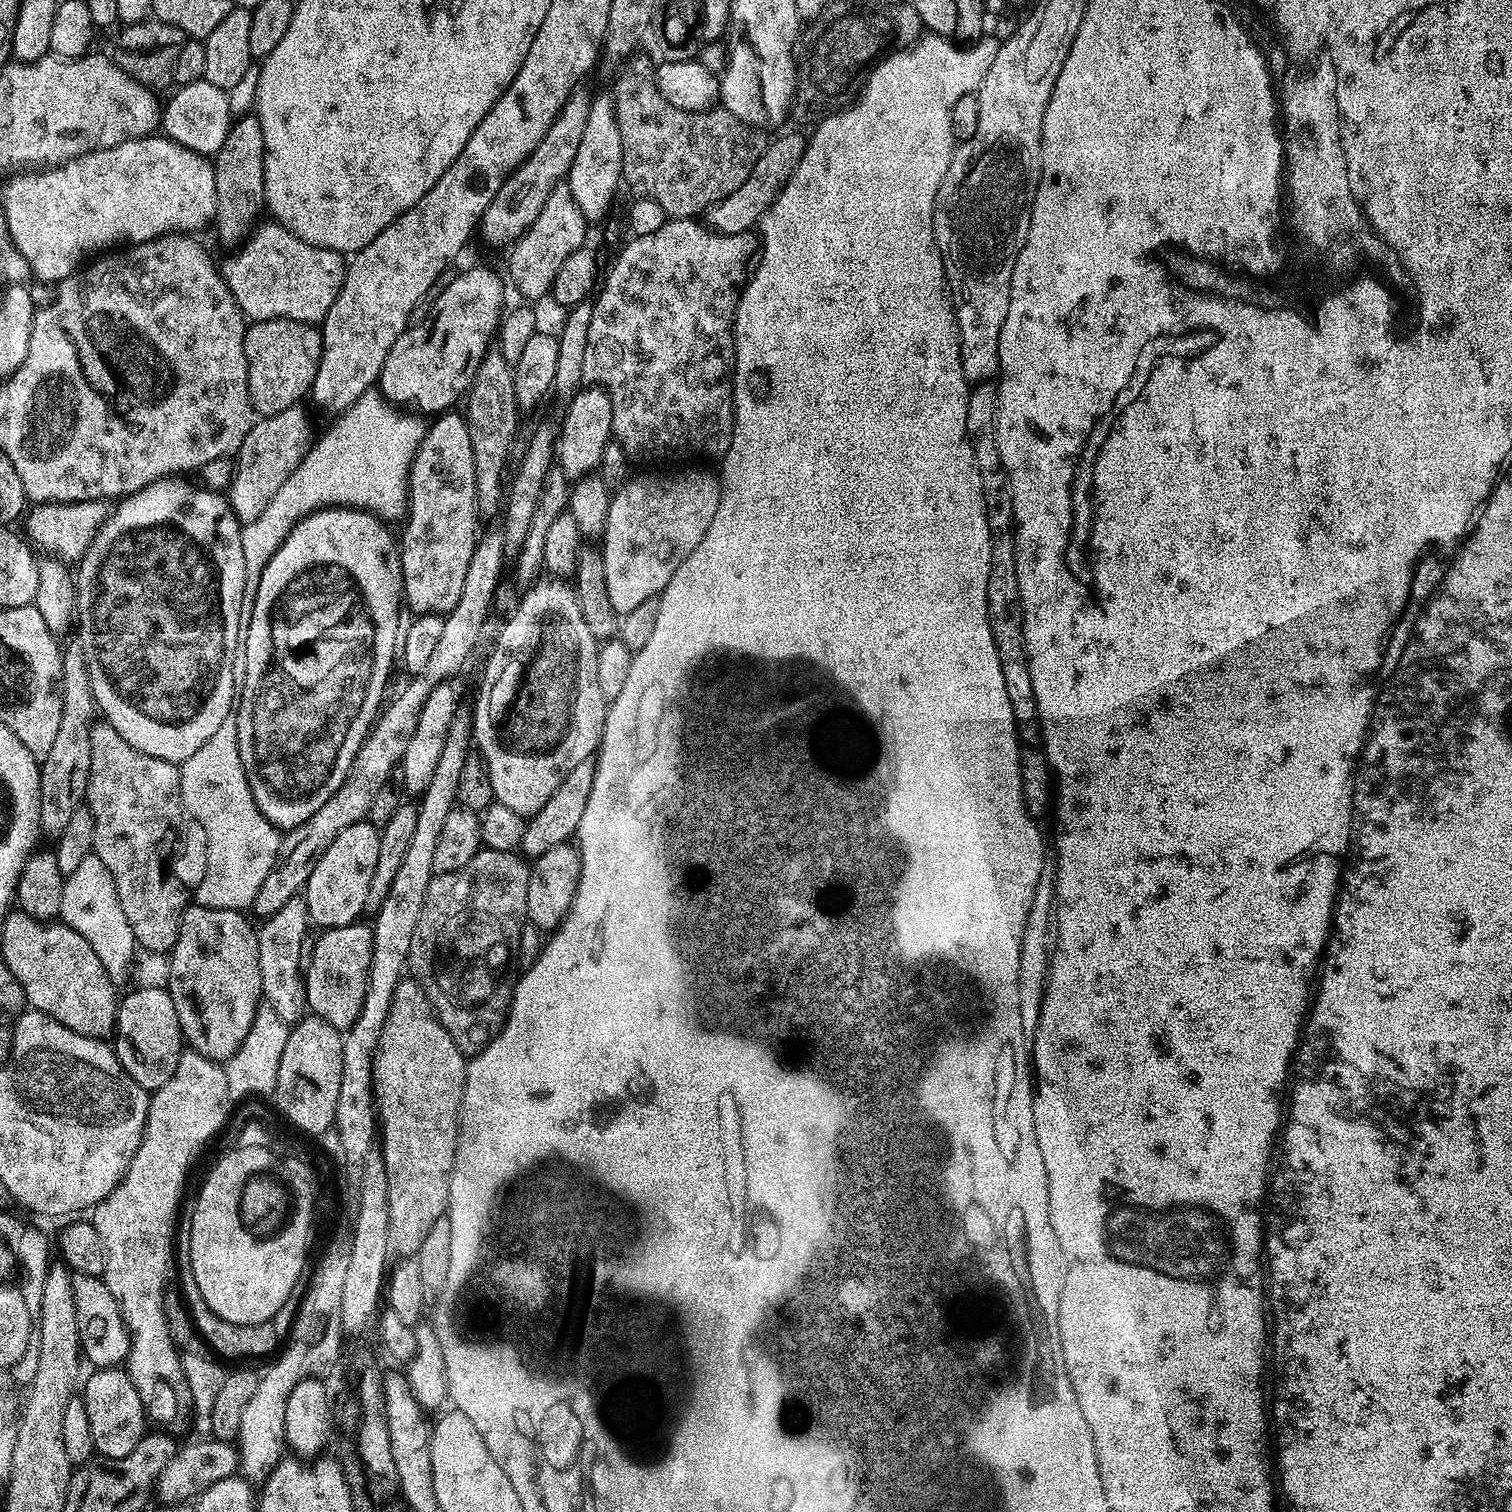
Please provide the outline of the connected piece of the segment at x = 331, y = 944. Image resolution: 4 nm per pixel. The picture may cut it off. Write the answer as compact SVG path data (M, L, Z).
M357 922L327 929L320 935L316 945L313 948L311 945L310 959L306 964L306 1004L308 1000L312 1007L309 1009L329 1020L335 1028L347 1030L354 1026L366 1002L373 964L373 929L364 922Z

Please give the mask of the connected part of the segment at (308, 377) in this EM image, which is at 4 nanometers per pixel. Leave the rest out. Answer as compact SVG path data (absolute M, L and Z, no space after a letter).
M261 320L251 325L250 339L247 341L246 347L248 349L248 392L252 396L252 407L257 413L263 414L265 417L278 414L287 407L299 405L303 401L303 396L307 397L311 393L312 383L316 380L321 360L325 354L324 338L319 327L305 324L302 320Z

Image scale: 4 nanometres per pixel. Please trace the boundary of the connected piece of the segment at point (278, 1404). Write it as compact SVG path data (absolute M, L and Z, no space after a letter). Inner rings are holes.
M272 1363L258 1382L254 1398L250 1398L246 1410L242 1413L242 1426L238 1441L238 1468L243 1479L249 1482L263 1482L278 1466L286 1452L284 1427L286 1426L286 1402L290 1402L290 1390L298 1382L323 1377L320 1368L275 1368ZM244 1471L244 1472L243 1472ZM257 1480L257 1481L256 1481Z

